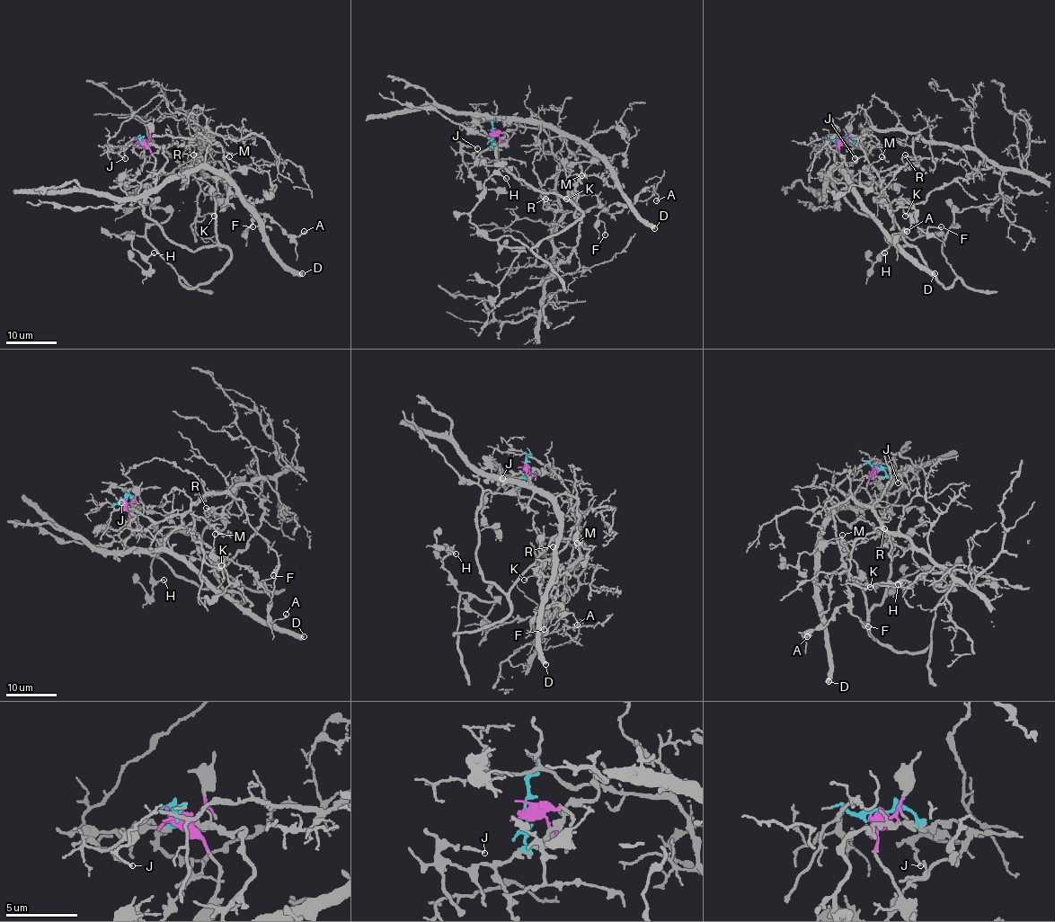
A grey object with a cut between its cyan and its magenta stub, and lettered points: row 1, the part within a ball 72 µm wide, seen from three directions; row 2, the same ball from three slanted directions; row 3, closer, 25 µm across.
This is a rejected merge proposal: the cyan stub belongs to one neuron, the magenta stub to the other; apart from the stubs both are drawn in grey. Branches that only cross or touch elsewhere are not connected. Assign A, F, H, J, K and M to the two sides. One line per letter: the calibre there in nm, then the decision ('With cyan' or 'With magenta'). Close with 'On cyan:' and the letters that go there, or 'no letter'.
A: Thickness 170 nm. With magenta
F: Thickness 140 nm. With magenta
H: Thickness 160 nm. With magenta
J: Thickness 150 nm. With cyan
K: Thickness 120 nm. With magenta
M: Thickness 120 nm. With magenta
On cyan: J

